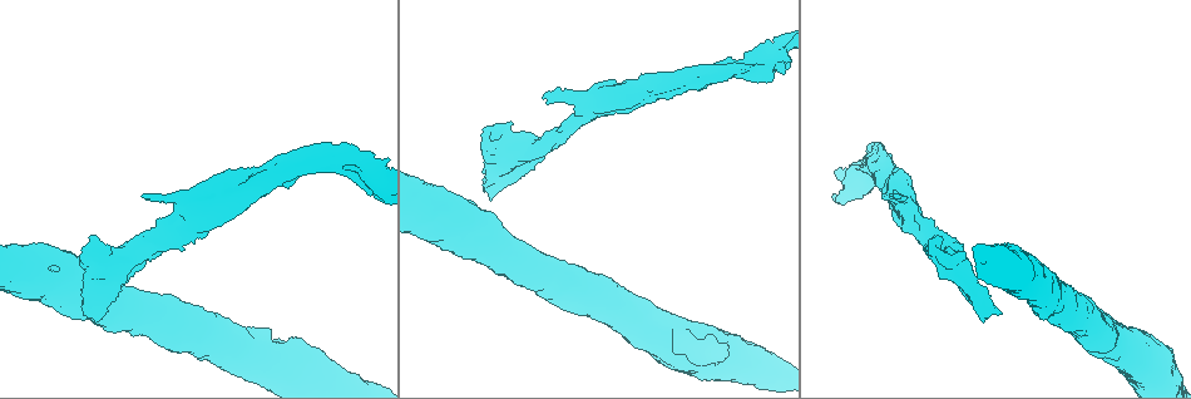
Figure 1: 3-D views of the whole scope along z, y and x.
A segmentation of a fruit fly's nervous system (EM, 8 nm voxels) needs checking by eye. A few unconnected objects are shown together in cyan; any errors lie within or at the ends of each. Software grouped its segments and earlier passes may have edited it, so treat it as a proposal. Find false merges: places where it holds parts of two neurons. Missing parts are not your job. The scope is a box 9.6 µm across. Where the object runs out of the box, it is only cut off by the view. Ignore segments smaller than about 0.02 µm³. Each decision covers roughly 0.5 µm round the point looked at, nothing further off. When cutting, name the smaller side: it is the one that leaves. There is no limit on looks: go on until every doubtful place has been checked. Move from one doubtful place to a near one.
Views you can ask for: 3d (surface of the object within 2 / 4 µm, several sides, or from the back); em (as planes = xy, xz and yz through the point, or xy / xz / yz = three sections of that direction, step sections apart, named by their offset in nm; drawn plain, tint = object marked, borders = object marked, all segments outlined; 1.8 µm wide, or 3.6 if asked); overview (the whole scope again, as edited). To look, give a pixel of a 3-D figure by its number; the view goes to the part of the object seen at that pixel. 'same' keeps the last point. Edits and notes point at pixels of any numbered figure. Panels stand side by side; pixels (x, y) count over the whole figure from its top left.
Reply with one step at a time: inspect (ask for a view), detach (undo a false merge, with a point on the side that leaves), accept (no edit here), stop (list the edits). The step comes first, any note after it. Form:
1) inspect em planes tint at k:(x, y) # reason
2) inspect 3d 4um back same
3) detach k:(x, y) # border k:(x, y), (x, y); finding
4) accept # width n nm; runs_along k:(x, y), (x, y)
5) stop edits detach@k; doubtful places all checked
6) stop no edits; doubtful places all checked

inspect em 3.6um yz step 8 tint at 1:(595, 106) # sudden change in width

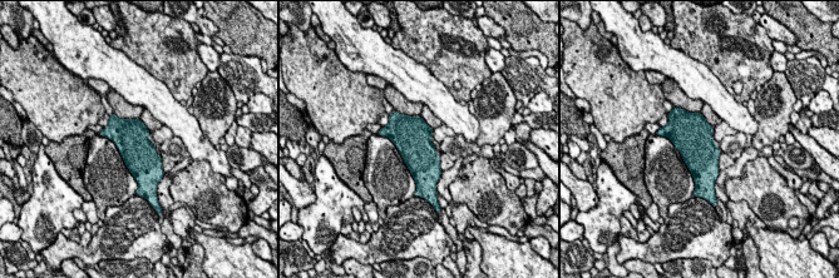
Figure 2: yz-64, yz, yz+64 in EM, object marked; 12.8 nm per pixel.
accept # width 440 nm; continuous, no second neuron

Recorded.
inspect 3d 2um at 1:(55, 257) # touches itself

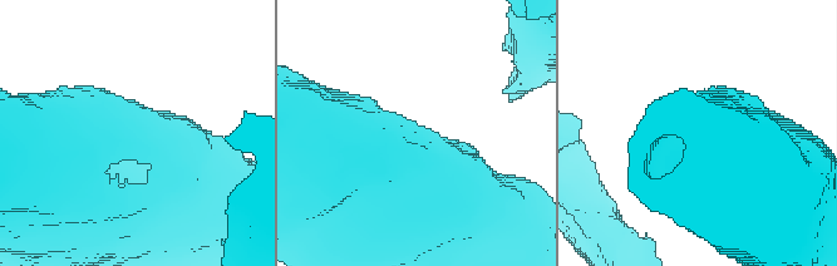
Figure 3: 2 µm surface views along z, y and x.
inspect em xy step 8 tint at 3:(125, 143)

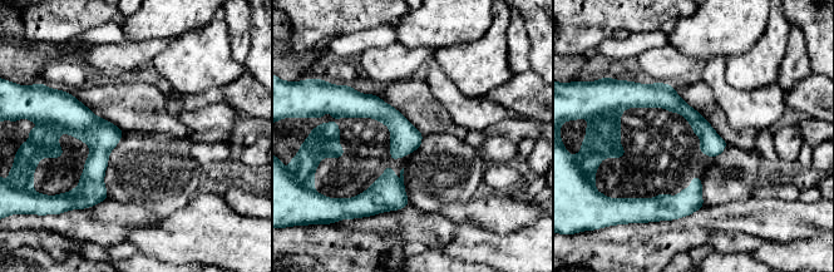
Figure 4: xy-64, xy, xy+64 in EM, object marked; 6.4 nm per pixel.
inspect em planes borders same # cut it another way

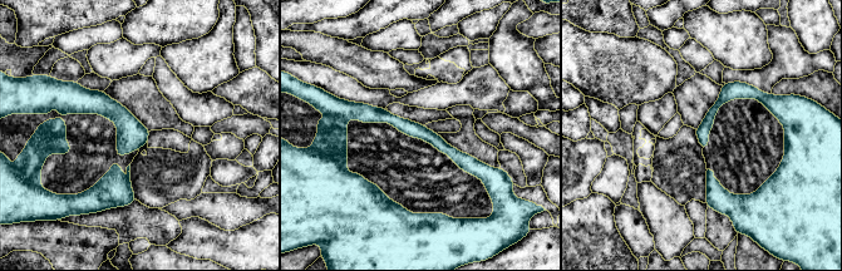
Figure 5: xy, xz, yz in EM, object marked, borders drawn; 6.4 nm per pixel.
accept # width 80 nm; one neuron here

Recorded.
inspect 3d 4um back at 1:(855, 183) # sudden change in width

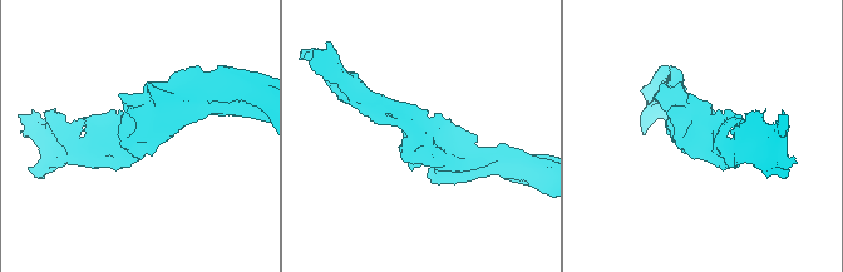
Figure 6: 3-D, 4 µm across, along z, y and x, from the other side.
inspect em planes plain at 6:(425, 139)

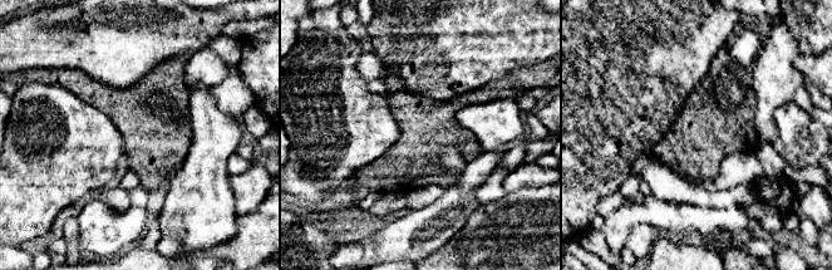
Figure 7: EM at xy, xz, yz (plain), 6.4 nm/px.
inspect em planes tint same # where the object lies

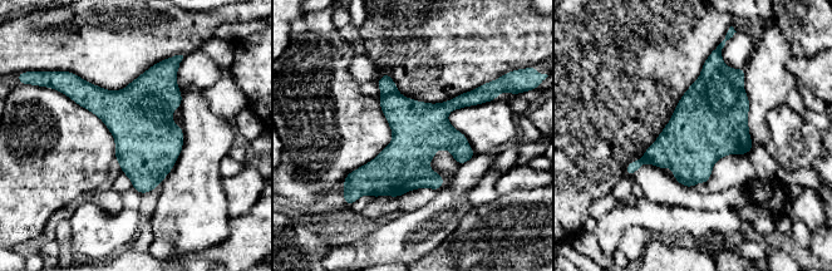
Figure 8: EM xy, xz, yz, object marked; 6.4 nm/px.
accept # width 360 nm; one neuron here

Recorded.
stop no edits; doubtful places all checked

